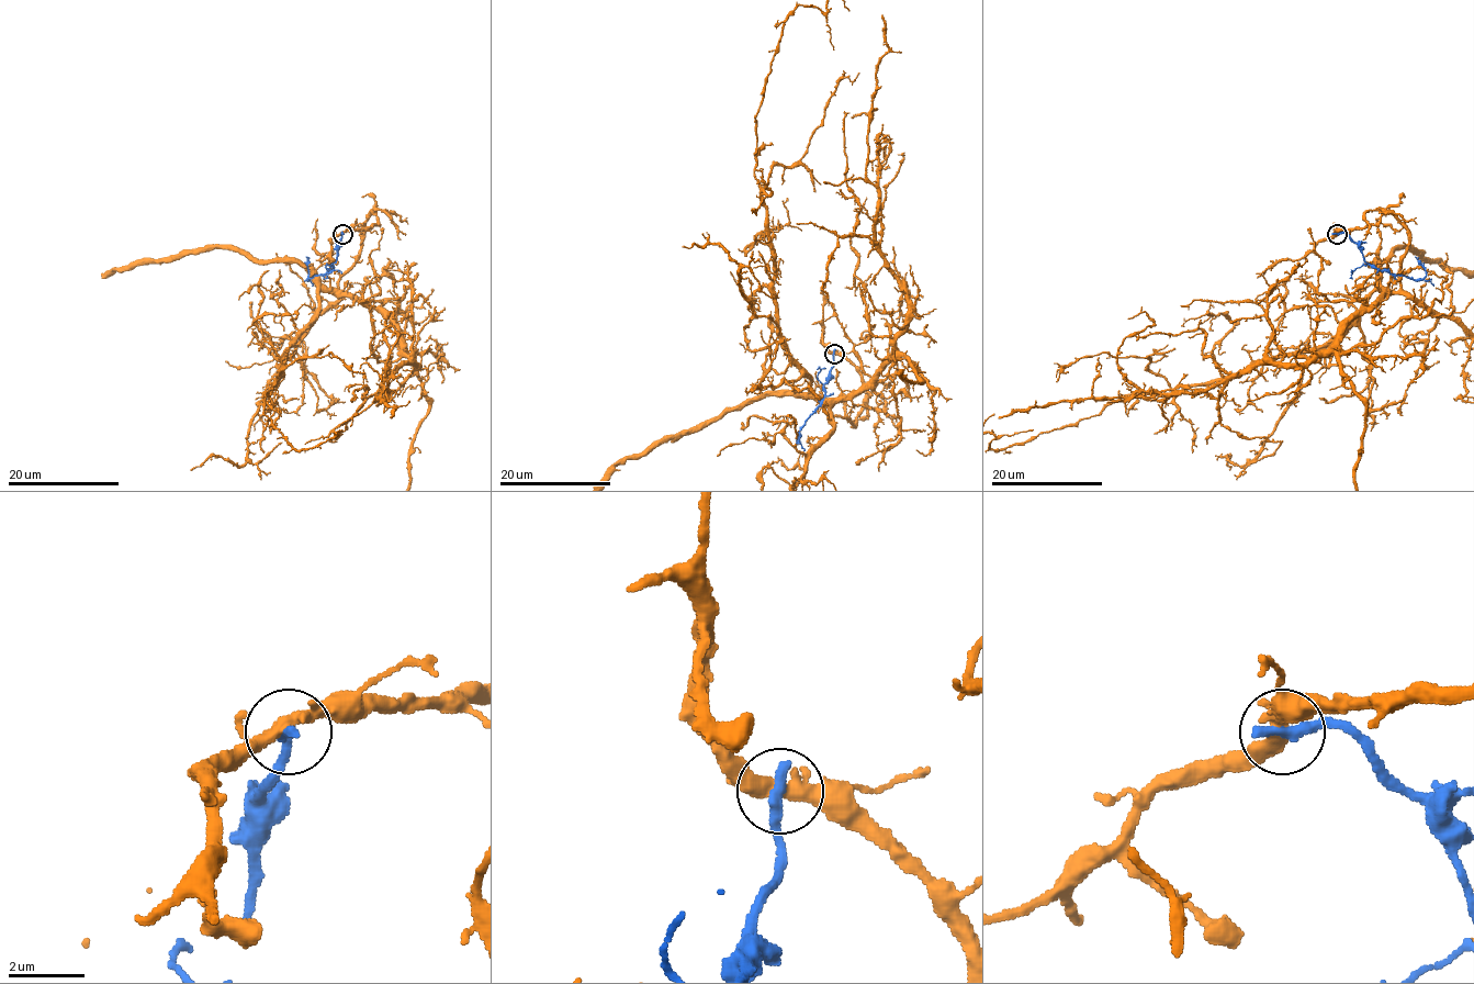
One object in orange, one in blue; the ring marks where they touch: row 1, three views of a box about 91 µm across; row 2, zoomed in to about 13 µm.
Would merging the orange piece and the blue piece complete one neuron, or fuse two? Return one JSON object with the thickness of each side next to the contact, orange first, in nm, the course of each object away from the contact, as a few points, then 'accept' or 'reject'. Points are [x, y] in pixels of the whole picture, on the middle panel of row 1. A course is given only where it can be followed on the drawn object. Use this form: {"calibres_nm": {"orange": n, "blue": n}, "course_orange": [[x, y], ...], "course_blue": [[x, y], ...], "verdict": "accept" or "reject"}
{"calibres_nm": {"orange": 400, "blue": 360}, "course_orange": [[834, 354], [868, 398], [830, 414], [903, 356]], "course_blue": [[834, 354], [834, 366], [824, 386], [824, 397], [799, 432], [799, 443], [798, 432]], "verdict": "reject"}

